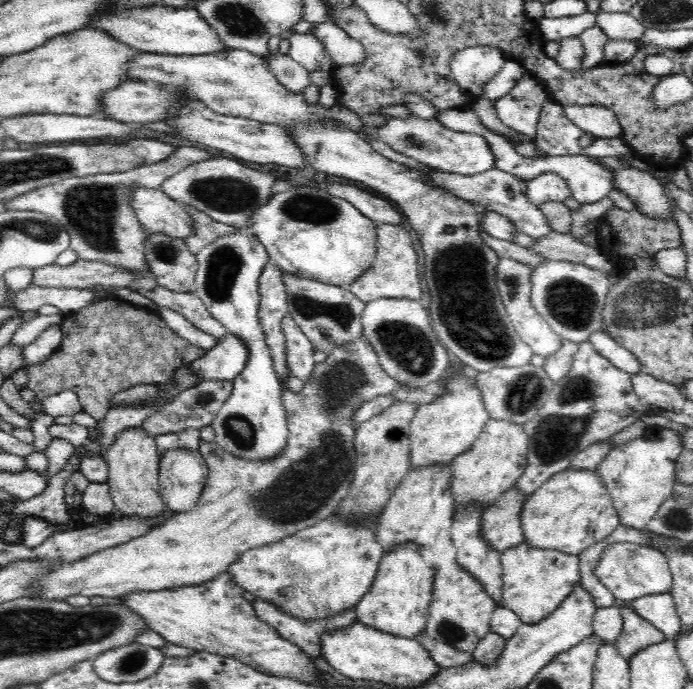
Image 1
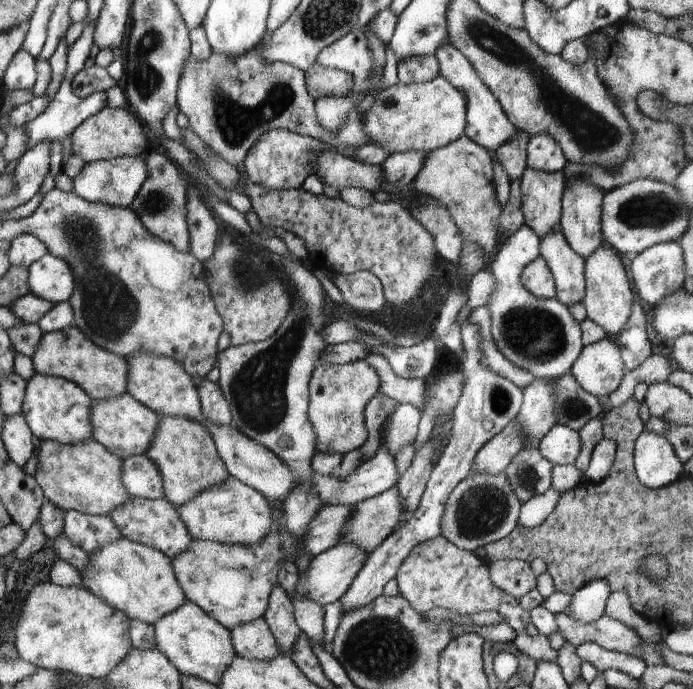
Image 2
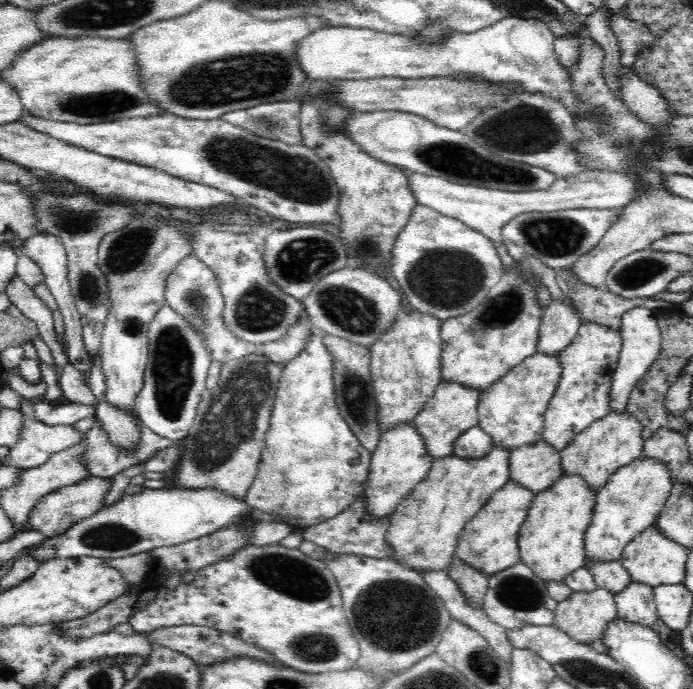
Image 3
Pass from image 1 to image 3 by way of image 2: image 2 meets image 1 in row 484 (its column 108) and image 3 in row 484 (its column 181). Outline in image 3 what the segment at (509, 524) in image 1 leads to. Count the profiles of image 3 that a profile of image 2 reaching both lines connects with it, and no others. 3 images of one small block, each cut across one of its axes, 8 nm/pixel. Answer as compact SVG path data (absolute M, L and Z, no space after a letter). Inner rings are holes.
M538 440L509 452L510 479L538 494L560 481L564 475L561 454L547 442Z

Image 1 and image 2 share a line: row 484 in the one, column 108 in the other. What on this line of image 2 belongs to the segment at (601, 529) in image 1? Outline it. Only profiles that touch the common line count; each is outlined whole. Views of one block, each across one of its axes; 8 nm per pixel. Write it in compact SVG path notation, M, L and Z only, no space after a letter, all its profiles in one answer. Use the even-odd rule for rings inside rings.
M122 536L88 556L88 571L78 571L82 578L82 587L113 608L124 612L131 620L154 625L185 603L186 596L176 580L171 558L155 548Z

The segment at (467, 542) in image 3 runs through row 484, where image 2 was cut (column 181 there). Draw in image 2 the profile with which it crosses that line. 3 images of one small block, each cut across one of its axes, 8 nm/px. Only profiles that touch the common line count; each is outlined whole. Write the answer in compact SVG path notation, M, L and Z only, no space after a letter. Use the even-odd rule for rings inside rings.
M232 475L176 508L194 539L227 545L253 545L274 529L268 499L252 487L241 485Z

